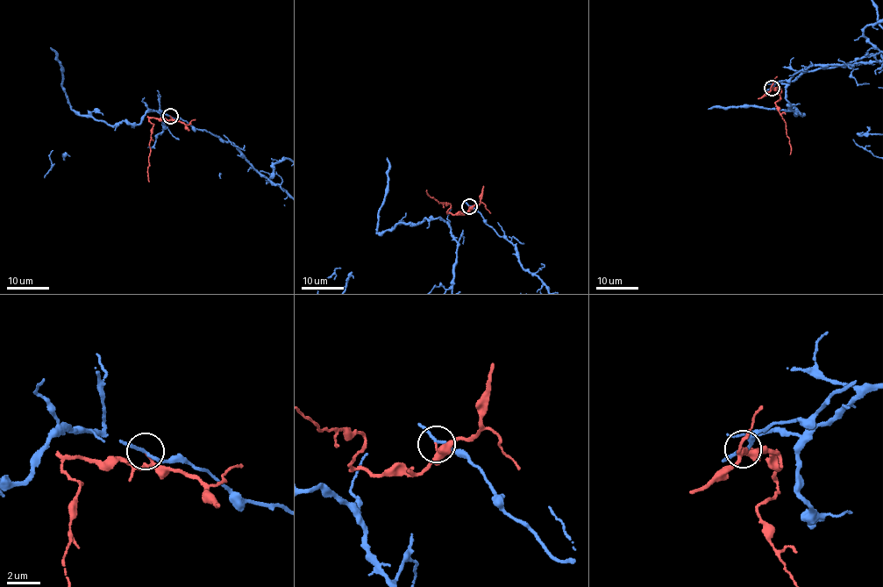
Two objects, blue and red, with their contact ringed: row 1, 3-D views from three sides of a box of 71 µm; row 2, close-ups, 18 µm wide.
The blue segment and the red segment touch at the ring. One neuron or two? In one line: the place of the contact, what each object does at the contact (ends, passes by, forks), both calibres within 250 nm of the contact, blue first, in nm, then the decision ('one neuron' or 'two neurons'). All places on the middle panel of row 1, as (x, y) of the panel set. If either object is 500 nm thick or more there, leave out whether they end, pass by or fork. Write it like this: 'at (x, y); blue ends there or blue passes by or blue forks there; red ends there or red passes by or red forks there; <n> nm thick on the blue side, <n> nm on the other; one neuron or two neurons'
at (469, 206); blue passes by; red ends there; 160 nm thick on the blue side, 140 nm on the other; one neuron

